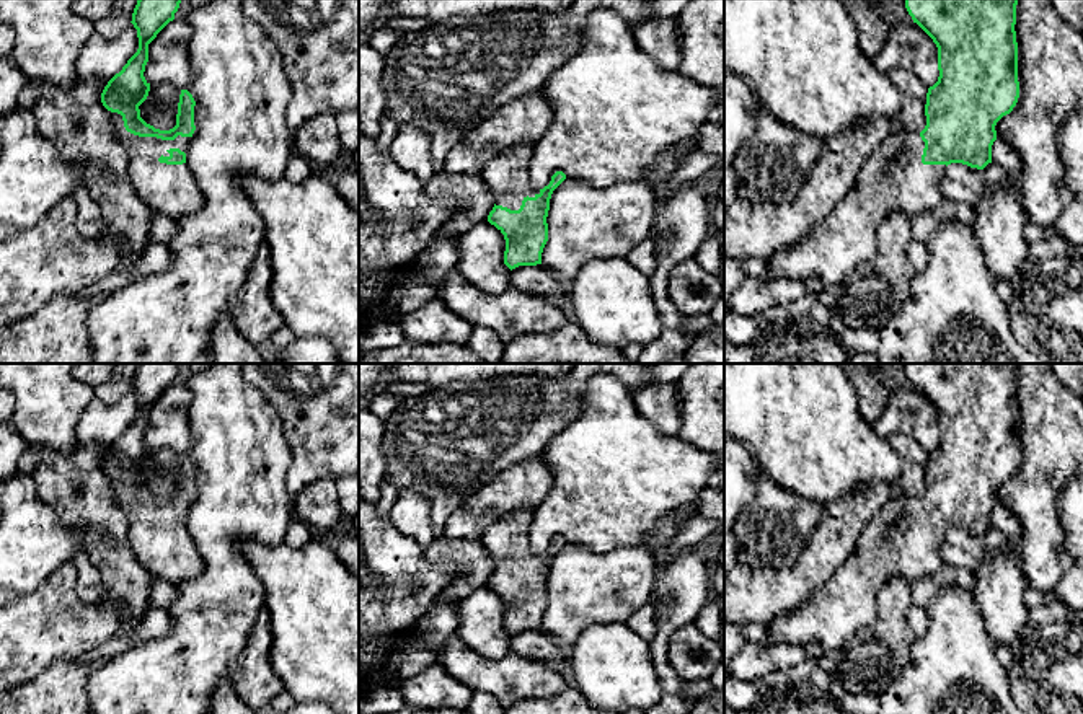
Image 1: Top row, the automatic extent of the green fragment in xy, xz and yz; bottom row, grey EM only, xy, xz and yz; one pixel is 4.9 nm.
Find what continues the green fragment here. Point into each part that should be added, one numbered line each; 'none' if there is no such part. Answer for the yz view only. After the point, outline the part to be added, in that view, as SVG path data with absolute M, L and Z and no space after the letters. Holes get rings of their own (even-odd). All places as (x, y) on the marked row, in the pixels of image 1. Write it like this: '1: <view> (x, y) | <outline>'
1: yz (892, 180) | M895 129L882 145L866 158L858 181L847 197L822 218L798 245L776 251L768 262L770 279L799 280L812 285L820 279L825 285L838 284L861 264L873 259L877 249L877 230L891 214L908 218L931 212L943 201L941 179L946 165L923 165L925 142L920 134Z

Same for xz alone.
1: xz (508, 175) | M517 145L491 158L480 176L494 196L494 204L519 210L522 201L540 191L530 186L530 156L533 145Z

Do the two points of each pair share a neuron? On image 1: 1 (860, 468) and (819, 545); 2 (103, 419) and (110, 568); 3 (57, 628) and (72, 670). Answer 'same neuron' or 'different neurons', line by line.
1: different neurons
2: same neuron
3: different neurons

